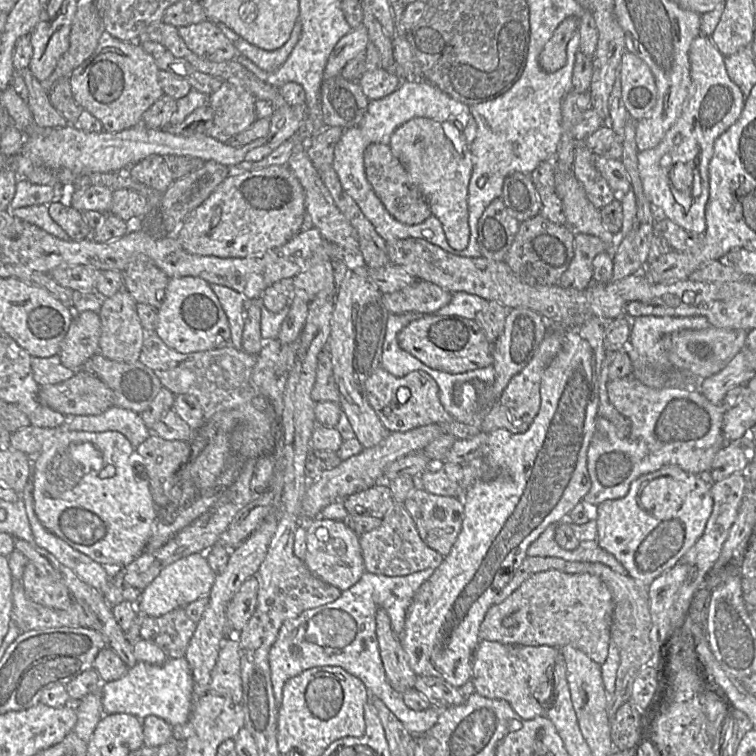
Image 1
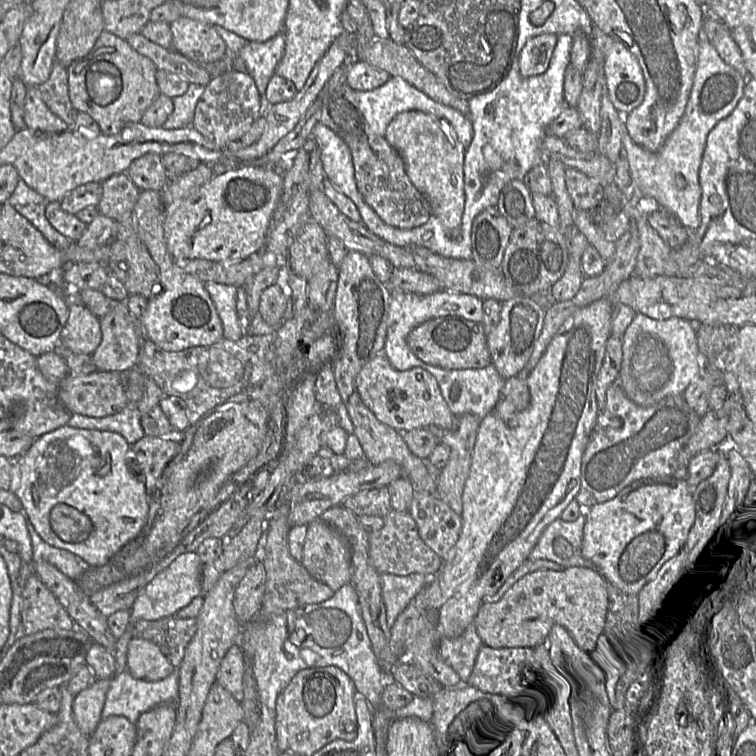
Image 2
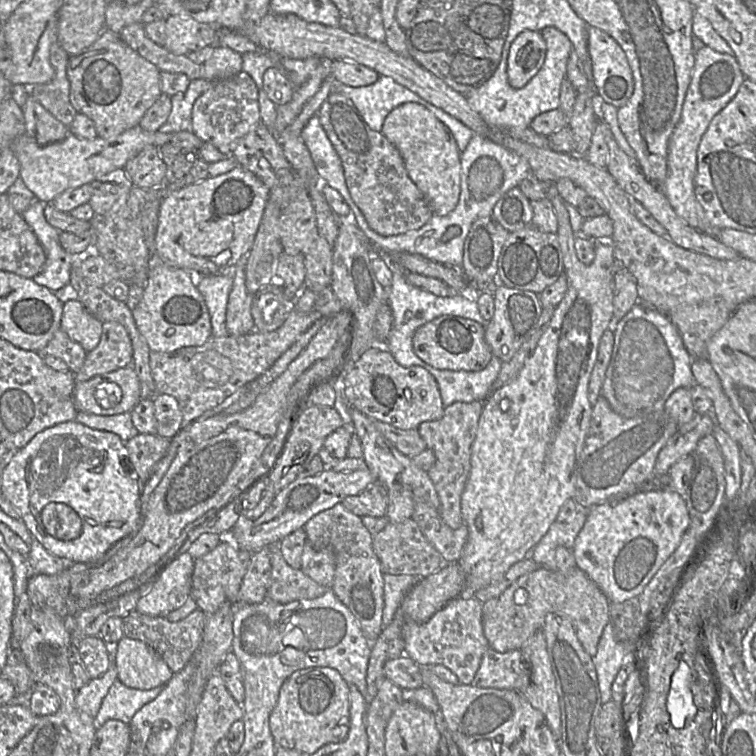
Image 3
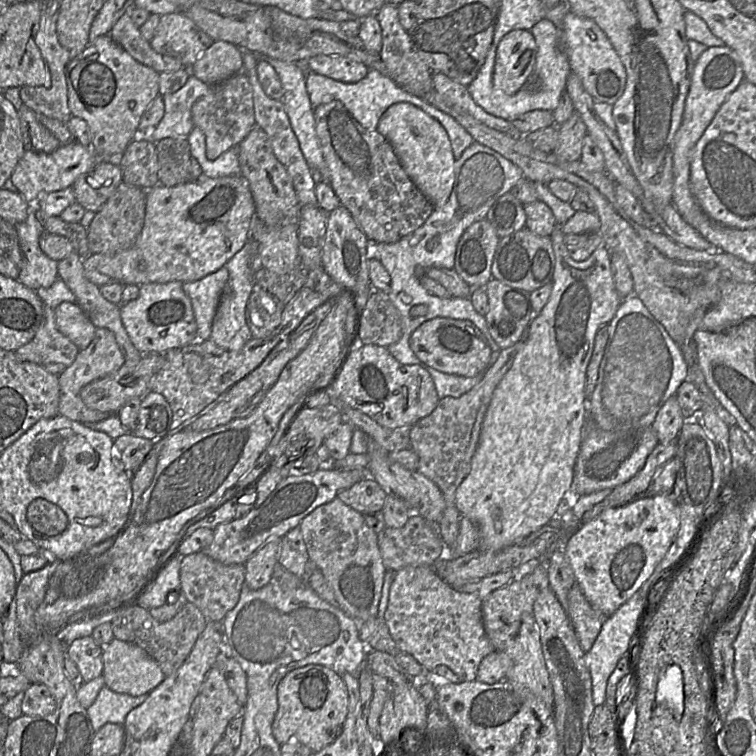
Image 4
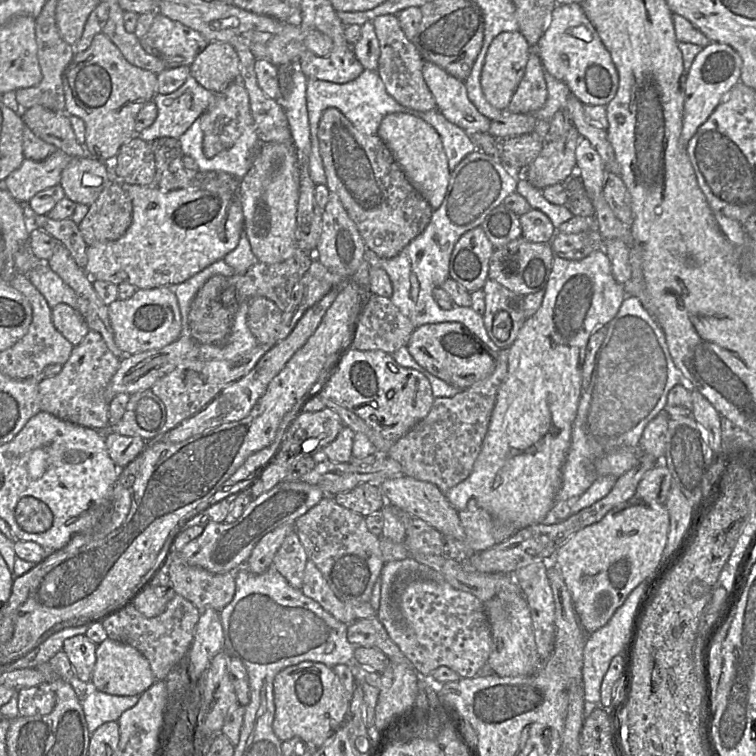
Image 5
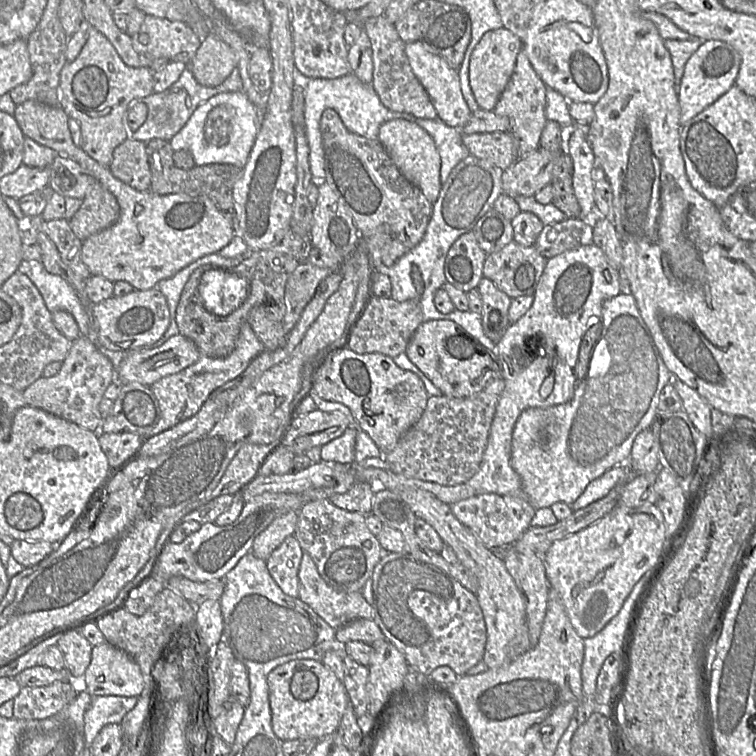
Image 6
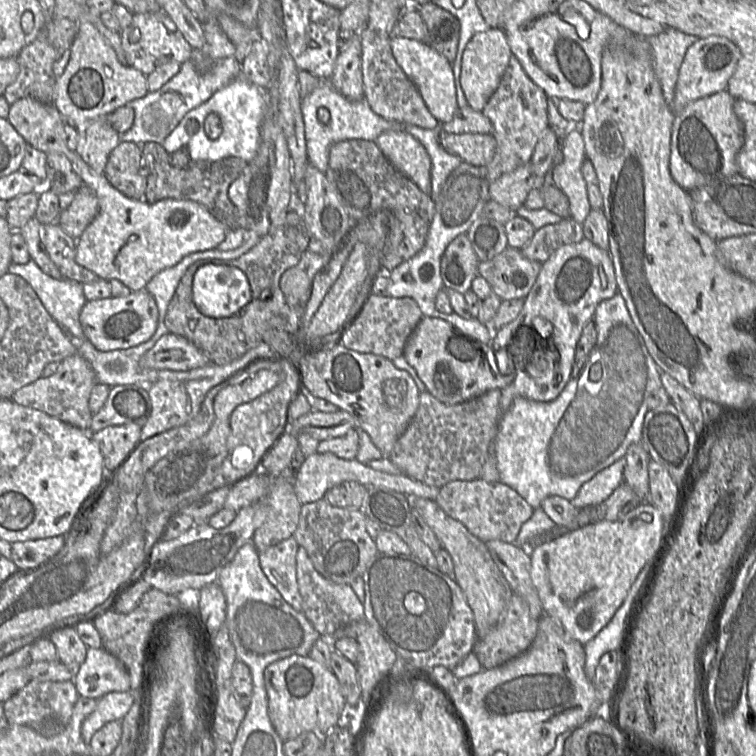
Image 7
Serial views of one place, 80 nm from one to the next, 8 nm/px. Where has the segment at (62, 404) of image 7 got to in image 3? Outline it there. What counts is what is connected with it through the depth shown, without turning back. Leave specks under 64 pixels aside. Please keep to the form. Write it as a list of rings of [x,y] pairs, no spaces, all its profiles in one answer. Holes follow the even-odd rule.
[[[104,322],[98,345],[87,352],[83,366],[74,374],[75,383],[131,366],[132,354],[126,329],[118,322]]]

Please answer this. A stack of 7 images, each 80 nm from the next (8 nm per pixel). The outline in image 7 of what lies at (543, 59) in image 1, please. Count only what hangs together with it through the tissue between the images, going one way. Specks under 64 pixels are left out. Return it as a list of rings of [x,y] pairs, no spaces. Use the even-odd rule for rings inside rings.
[[[490,27],[475,33],[467,43],[461,63],[460,84],[468,105],[481,111],[497,89],[512,56],[506,34],[501,28]]]

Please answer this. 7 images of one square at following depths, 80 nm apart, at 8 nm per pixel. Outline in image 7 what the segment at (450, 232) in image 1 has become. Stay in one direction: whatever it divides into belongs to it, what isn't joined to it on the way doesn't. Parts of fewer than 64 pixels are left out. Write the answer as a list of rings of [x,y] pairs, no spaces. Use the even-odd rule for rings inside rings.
[[[386,131],[379,135],[376,144],[400,173],[430,196],[431,159],[417,139],[402,131]]]

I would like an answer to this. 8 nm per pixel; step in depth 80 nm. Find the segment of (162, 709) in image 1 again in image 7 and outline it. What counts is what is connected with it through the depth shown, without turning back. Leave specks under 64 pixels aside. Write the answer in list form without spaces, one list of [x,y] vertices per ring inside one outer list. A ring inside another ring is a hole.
[[[114,691],[100,697],[94,711],[82,723],[81,734],[84,742],[89,744],[93,734],[106,723],[121,721],[133,703],[134,697],[130,691]]]

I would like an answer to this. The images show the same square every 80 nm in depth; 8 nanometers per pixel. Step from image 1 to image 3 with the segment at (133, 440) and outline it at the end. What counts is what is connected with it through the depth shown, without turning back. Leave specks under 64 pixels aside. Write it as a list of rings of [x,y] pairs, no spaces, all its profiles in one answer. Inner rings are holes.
[[[77,412],[75,420],[95,430],[112,432],[124,443],[139,434],[132,423],[130,412],[104,416]]]

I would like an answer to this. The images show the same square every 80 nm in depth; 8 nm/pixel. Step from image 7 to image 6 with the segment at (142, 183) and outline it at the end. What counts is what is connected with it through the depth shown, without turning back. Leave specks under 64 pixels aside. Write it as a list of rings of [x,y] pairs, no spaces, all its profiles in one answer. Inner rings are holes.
[[[127,138],[115,148],[109,169],[121,182],[138,191],[148,191],[151,169],[146,142]]]

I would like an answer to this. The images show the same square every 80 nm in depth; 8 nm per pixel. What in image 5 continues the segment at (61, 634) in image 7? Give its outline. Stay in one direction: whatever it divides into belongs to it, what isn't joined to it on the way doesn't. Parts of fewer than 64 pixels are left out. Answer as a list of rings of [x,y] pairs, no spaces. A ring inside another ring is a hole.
[[[76,635],[63,643],[63,652],[71,662],[78,679],[90,682],[96,662],[97,645],[85,635]]]

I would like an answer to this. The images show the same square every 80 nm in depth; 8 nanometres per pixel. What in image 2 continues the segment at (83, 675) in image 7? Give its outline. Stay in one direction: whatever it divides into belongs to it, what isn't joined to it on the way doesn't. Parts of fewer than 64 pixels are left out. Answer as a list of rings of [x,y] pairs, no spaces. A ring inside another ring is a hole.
[[[133,637],[127,649],[127,670],[134,678],[159,681],[168,677],[175,667],[155,643]]]

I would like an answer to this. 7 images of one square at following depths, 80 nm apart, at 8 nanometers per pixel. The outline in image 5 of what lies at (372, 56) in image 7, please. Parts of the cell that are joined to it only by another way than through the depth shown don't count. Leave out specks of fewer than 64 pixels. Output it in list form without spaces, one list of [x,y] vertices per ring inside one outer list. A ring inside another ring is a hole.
[[[384,14],[372,21],[380,47],[377,73],[382,79],[387,93],[399,104],[417,111],[437,109],[435,98],[423,78],[424,59],[413,43],[402,31],[397,15]]]

